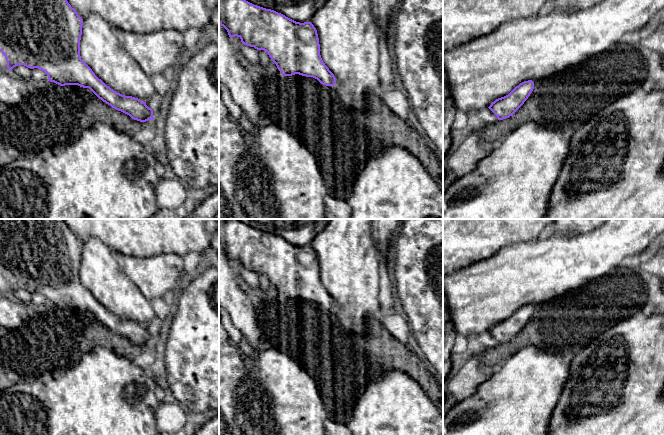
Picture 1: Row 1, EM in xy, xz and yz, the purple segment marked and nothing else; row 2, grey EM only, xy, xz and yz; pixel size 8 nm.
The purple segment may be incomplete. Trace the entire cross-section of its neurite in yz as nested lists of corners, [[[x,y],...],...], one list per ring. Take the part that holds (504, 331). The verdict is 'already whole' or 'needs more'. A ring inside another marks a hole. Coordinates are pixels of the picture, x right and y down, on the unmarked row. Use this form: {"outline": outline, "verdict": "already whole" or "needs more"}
{"outline": [[[532,304],[524,305],[508,319],[492,326],[488,332],[497,340],[498,344],[509,342],[524,328],[533,313],[534,306]]], "verdict": "already whole"}

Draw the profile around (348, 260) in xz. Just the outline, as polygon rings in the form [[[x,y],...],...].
[[[329,219],[327,226],[312,240],[310,246],[317,254],[320,279],[336,302],[333,310],[340,325],[354,335],[365,334],[367,322],[379,316],[379,292],[382,281],[379,275],[379,256],[371,235],[371,219]]]

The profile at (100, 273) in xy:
[[[99,238],[83,243],[81,283],[114,315],[146,326],[157,314],[148,300],[121,270],[114,253]]]

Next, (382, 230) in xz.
[[[371,219],[371,235],[379,259],[387,254],[392,236],[402,219]]]

